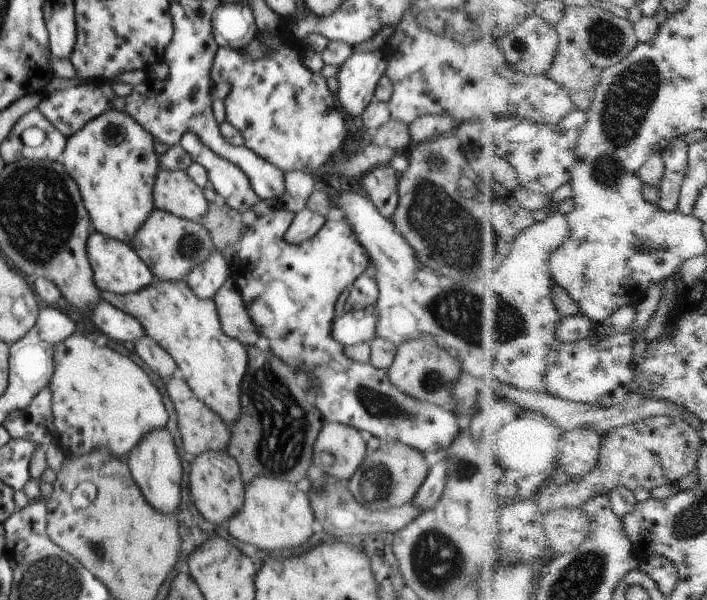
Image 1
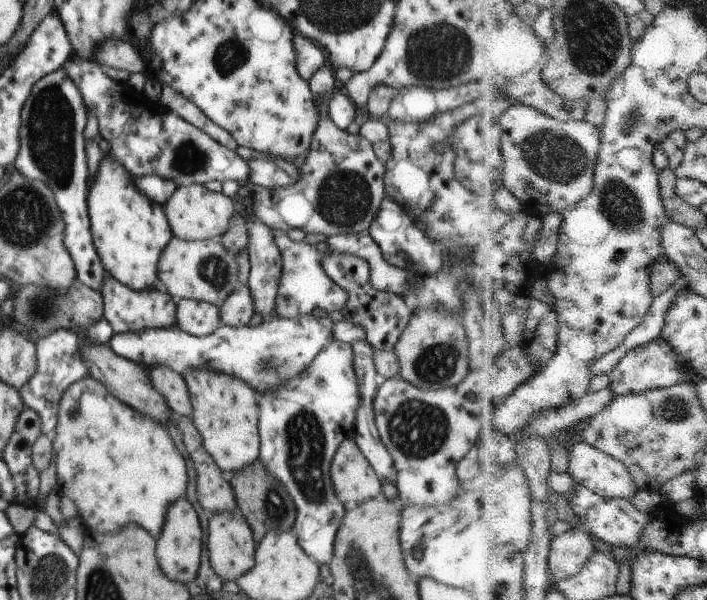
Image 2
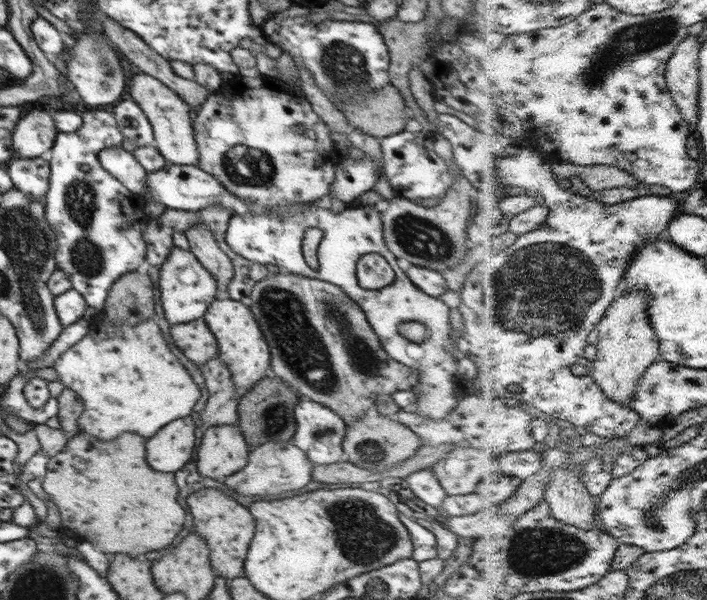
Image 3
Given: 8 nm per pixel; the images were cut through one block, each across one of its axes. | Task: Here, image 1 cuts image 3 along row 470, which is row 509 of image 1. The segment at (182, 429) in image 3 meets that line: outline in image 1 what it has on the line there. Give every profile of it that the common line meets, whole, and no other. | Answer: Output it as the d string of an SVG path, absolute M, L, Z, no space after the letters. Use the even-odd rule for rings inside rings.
M158 428L148 432L127 458L134 482L142 488L146 500L160 512L176 512L176 508L180 508L183 469L170 430Z

